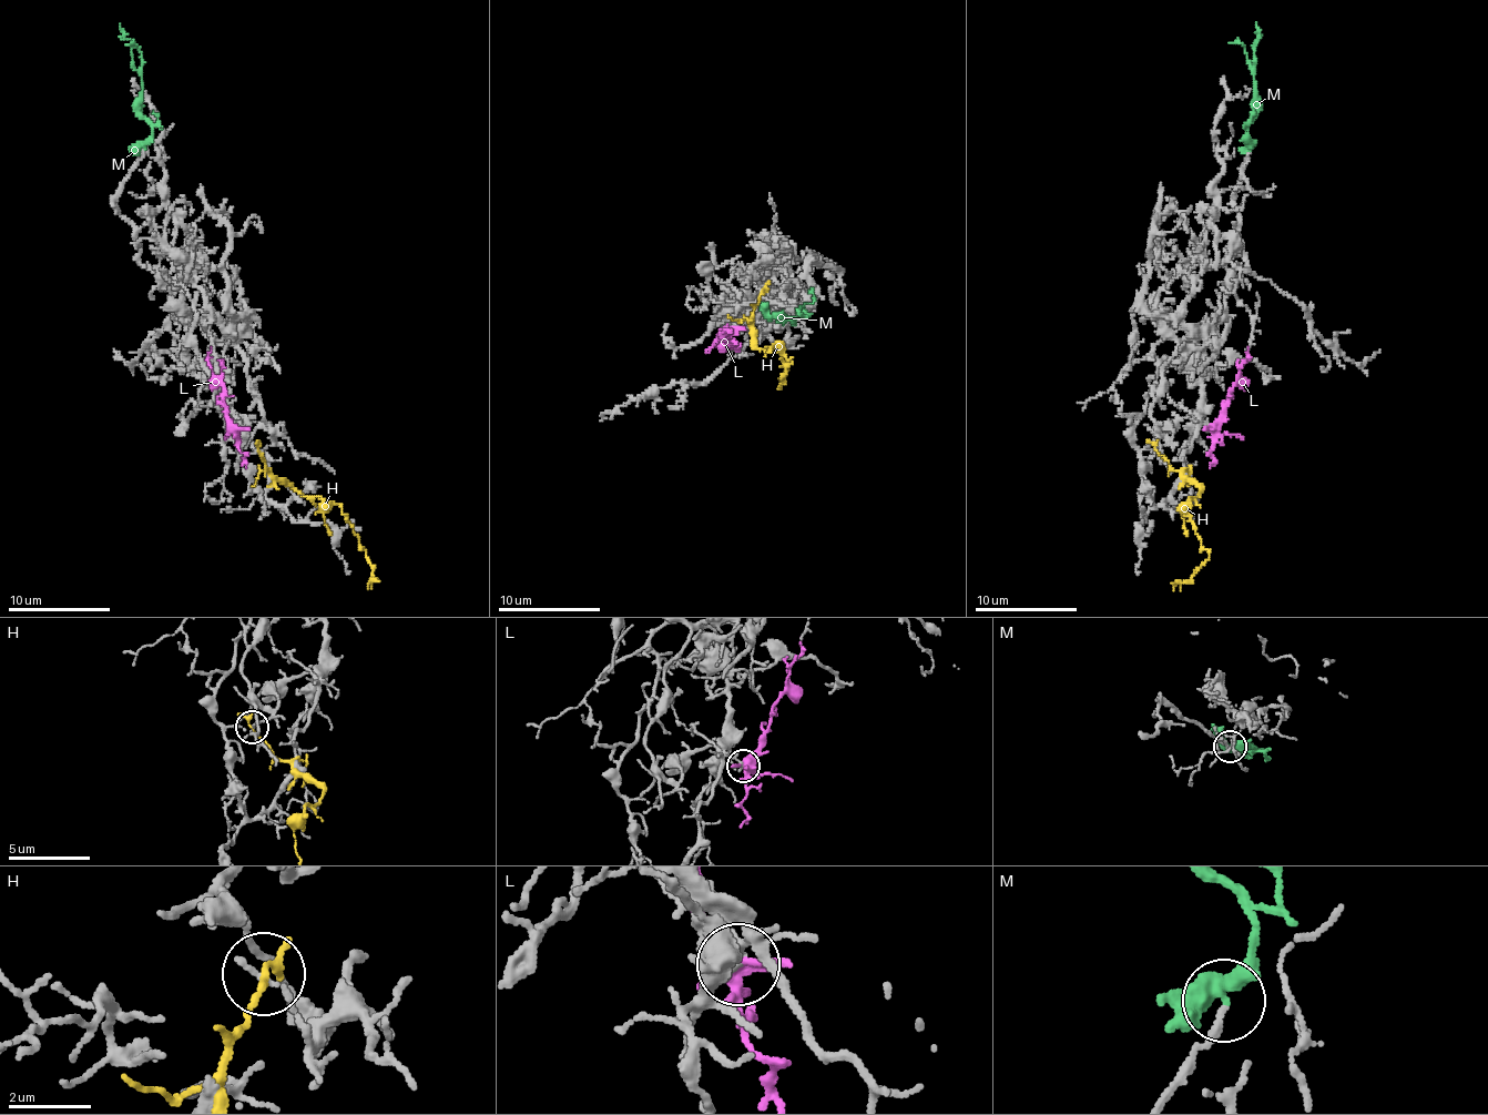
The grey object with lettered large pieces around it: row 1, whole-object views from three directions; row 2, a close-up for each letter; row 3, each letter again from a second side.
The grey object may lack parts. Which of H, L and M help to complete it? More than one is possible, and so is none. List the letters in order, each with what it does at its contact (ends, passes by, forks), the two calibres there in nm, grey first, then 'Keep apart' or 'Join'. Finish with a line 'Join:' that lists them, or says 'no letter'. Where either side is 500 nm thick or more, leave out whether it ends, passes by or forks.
H: It passes by. Thickness 150 nm (grey) against 170 nm. Keep apart
L: It forks there. Thickness 150 nm (grey) against 400 nm. Keep apart
M: It passes by. Thickness 170 nm (grey) against 460 nm. Join
Join: M

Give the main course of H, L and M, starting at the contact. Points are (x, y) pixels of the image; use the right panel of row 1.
H: (1157, 449), (1175, 470), (1194, 478), (1200, 492), (1189, 497), (1193, 528), (1209, 555), (1173, 590)
L: (1212, 429), (1229, 401), (1229, 387), (1246, 360), (1247, 346)
M: (1249, 145), (1247, 125), (1255, 110), (1254, 51), (1261, 38), (1256, 22)

